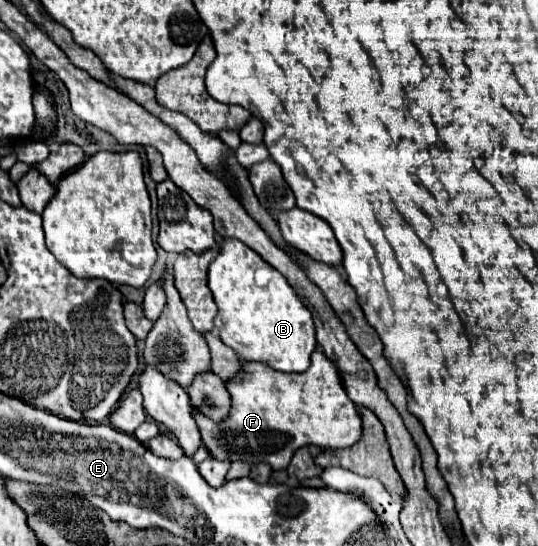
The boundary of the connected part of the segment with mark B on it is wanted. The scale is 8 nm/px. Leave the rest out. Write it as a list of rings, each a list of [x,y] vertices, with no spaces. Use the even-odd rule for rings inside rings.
[[[236,239],[220,241],[218,257],[208,267],[208,287],[218,305],[214,325],[224,345],[234,349],[242,361],[260,361],[276,371],[302,373],[308,369],[310,355],[316,349],[312,315],[278,271],[272,269],[266,287],[256,285],[254,273],[258,267],[272,269],[248,245]]]

